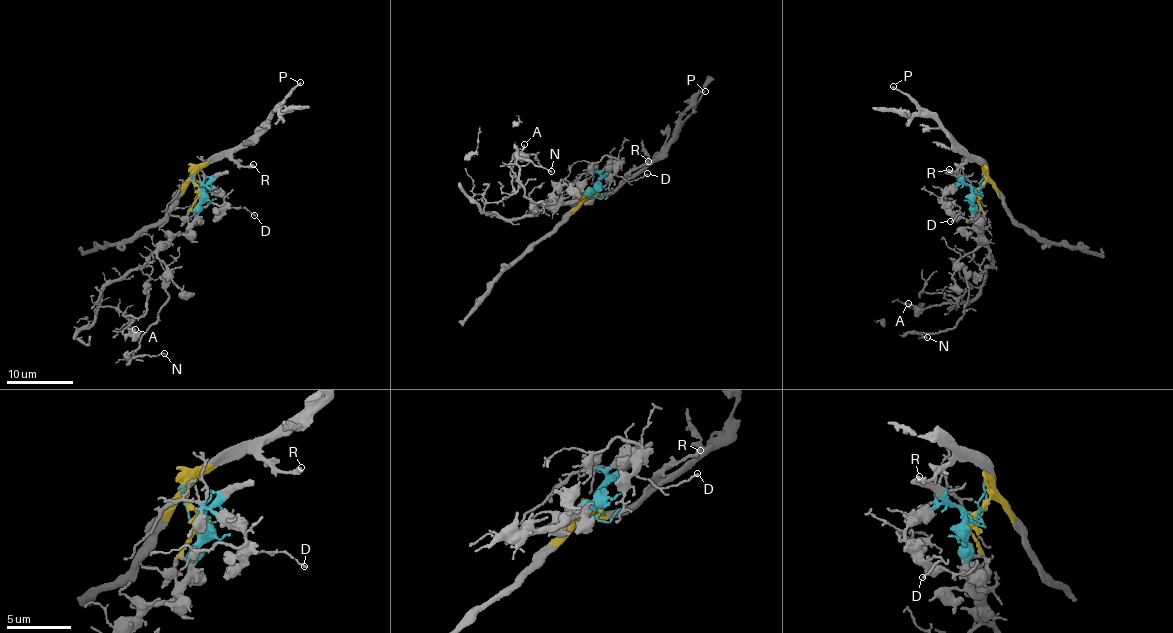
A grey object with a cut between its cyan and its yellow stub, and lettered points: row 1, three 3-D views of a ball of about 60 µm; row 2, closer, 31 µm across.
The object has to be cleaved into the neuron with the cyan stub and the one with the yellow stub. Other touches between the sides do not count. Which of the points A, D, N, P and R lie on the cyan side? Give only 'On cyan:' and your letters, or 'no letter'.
On cyan: A, D, N

